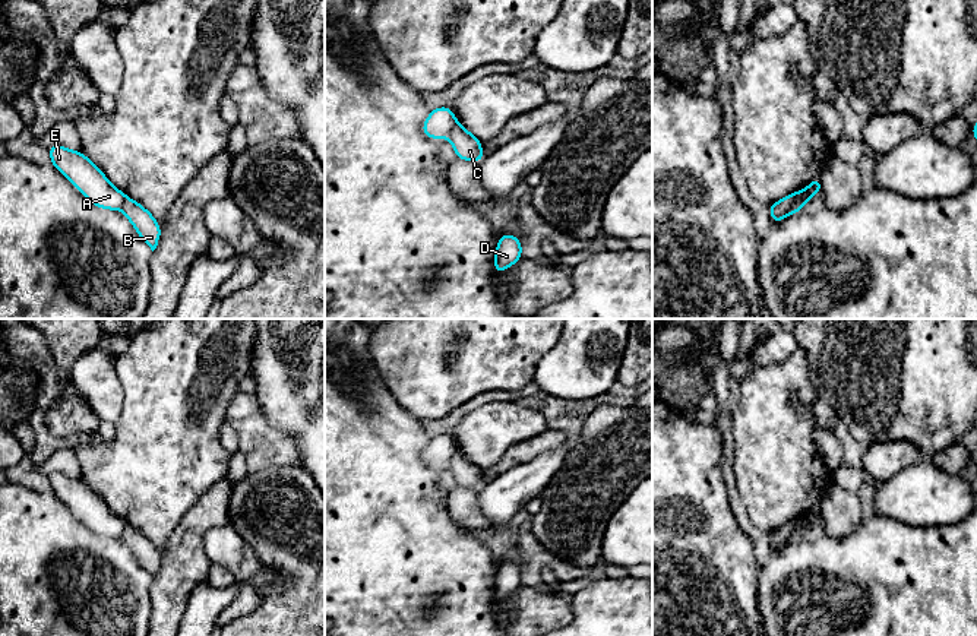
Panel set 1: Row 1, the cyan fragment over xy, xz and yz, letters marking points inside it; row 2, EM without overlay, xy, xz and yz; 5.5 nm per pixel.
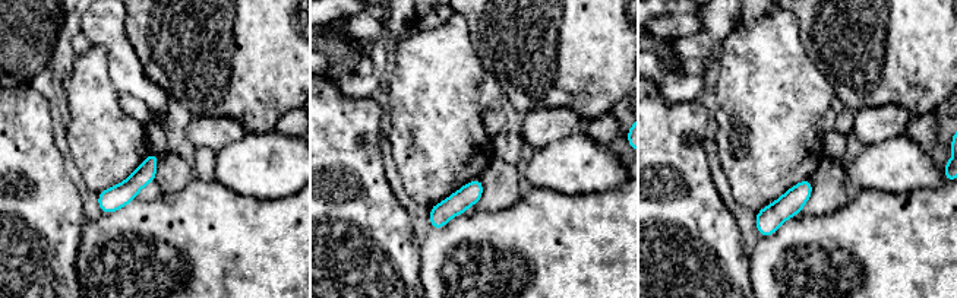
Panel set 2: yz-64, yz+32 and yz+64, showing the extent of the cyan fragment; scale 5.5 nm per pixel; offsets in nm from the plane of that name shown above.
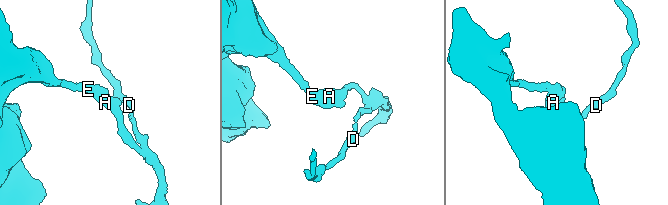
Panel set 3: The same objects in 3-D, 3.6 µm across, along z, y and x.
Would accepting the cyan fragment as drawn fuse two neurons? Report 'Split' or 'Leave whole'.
Split

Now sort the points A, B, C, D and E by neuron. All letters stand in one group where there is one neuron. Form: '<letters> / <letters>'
A E / B C D

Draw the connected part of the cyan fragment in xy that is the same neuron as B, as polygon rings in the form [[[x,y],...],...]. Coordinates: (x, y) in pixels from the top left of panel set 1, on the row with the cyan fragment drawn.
[[[129,197],[124,200],[121,211],[124,216],[132,222],[139,237],[154,251],[159,241],[161,225],[155,221],[152,213],[146,211],[139,202]]]

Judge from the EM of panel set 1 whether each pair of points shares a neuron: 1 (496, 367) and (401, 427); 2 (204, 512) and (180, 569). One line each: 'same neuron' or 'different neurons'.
1: different neurons
2: same neuron

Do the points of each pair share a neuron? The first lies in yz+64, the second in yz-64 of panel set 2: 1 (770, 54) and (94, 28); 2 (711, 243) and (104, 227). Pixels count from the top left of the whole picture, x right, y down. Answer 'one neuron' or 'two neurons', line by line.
1: two neurons
2: two neurons

